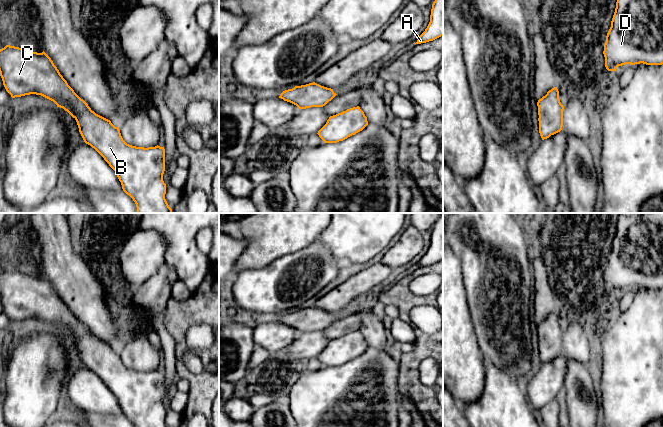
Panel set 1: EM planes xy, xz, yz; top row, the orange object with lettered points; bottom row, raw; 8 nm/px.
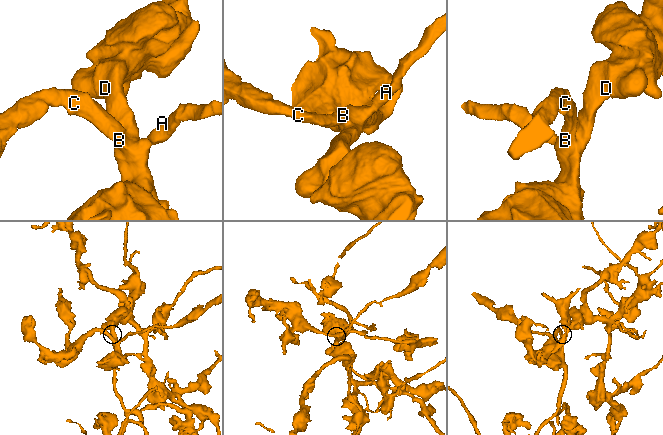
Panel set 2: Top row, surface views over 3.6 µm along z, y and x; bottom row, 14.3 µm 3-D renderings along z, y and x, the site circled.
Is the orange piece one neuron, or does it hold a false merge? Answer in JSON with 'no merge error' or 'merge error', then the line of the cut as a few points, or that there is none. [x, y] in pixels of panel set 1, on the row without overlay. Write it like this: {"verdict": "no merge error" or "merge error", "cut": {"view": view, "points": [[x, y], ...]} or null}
{"verdict": "no merge error", "cut": null}

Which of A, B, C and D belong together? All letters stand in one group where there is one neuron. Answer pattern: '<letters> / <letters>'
A B C D

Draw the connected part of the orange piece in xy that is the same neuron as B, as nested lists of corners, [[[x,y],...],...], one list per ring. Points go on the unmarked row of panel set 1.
[[[6,269],[0,273],[0,300],[6,315],[12,322],[30,318],[41,319],[67,335],[76,344],[84,366],[94,372],[115,395],[123,415],[135,427],[167,427],[166,408],[163,405],[164,371],[157,369],[144,372],[127,368],[121,360],[119,351],[115,351],[110,344],[91,334],[68,309],[44,275],[37,277]]]

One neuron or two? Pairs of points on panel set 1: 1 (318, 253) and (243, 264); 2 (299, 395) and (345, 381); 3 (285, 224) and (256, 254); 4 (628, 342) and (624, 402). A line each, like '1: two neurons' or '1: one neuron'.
1: two neurons
2: one neuron
3: one neuron
4: one neuron

